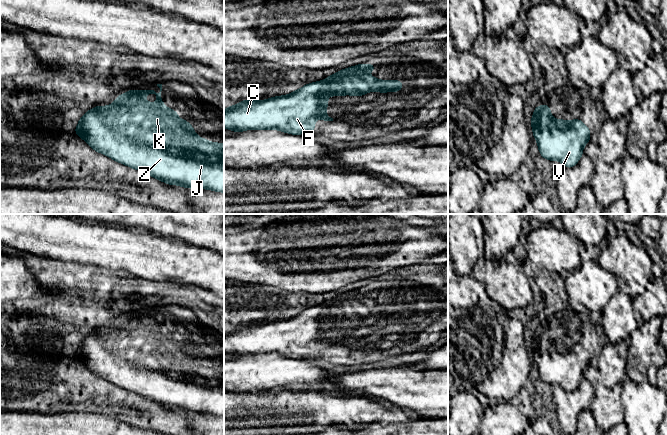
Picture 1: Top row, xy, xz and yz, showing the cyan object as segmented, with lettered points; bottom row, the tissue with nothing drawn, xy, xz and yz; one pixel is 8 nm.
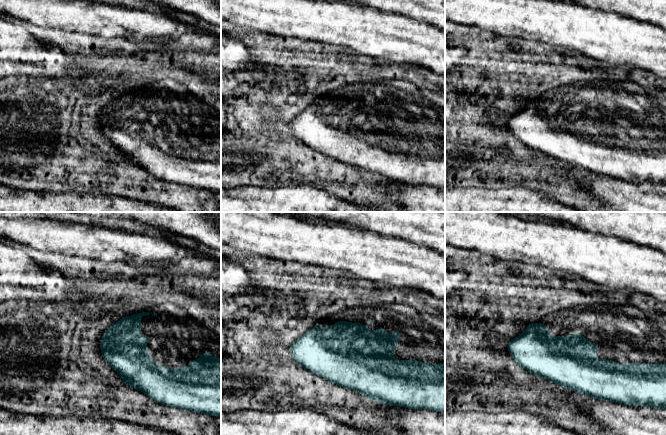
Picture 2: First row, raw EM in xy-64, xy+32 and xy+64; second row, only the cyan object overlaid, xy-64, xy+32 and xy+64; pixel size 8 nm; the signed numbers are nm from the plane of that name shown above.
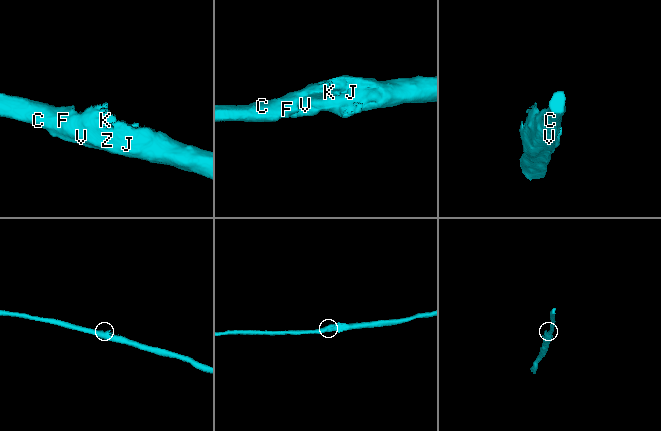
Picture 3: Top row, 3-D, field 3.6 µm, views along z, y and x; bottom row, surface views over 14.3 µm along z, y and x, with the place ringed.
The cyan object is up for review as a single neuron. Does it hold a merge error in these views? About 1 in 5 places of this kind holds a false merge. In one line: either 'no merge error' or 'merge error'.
no merge error

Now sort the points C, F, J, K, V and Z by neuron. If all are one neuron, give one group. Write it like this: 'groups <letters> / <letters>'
groups C F J K V Z

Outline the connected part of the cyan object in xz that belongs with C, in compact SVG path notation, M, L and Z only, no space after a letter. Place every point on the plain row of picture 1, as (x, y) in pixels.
M358 288L340 294L324 304L312 306L302 312L283 320L270 323L243 324L233 330L227 330L224 334L224 352L234 356L243 356L248 353L271 354L276 353L292 359L301 359L305 356L315 356L315 345L321 342L324 346L333 345L326 339L329 328L328 320L363 320L372 315L380 317L402 315L403 307L399 304L378 304L370 301L368 297L375 295L376 289Z

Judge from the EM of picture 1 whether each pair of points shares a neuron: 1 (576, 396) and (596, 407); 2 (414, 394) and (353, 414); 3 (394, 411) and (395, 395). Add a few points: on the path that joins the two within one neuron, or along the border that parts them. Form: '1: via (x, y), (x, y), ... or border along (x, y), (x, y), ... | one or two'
1: border along (588, 381), (593, 387), (593, 398), (589, 408) | two
2: border along (382, 399), (409, 412) | two
3: border along (382, 399), (416, 414) | two

